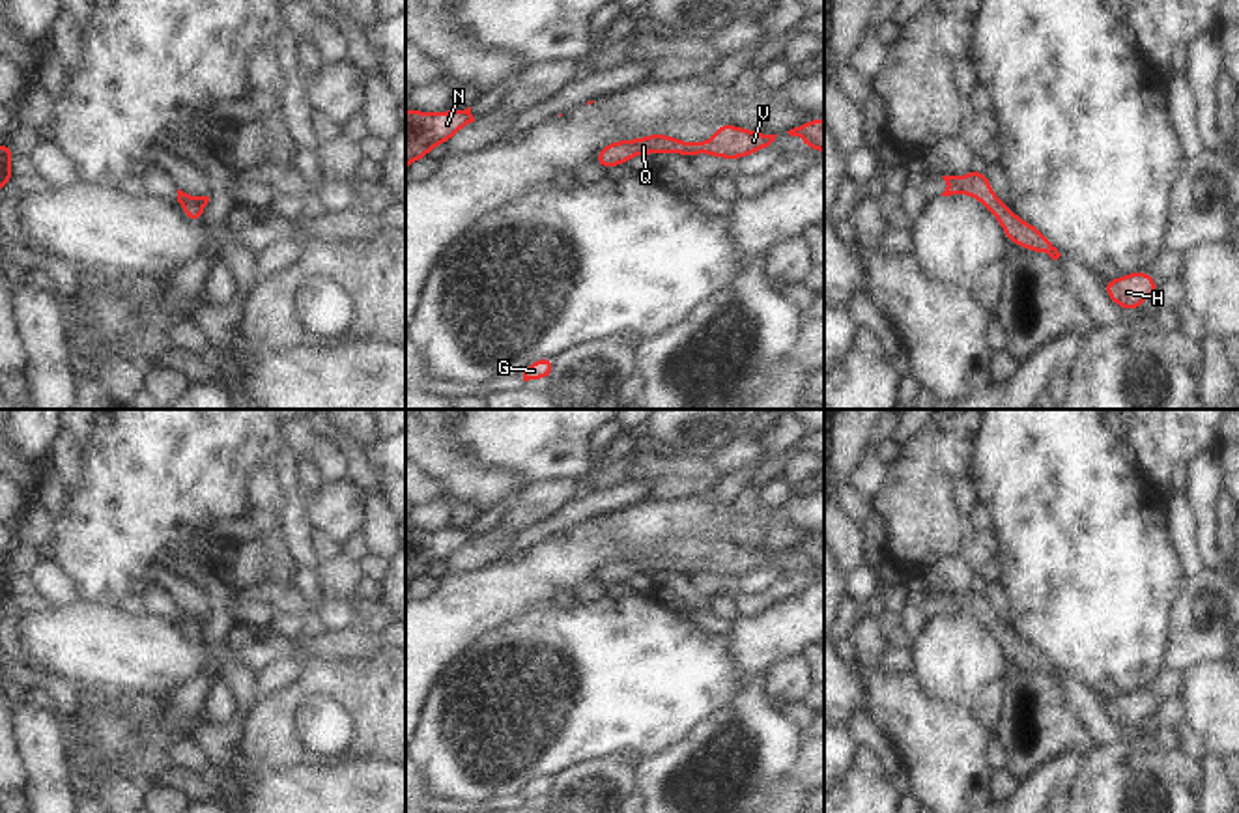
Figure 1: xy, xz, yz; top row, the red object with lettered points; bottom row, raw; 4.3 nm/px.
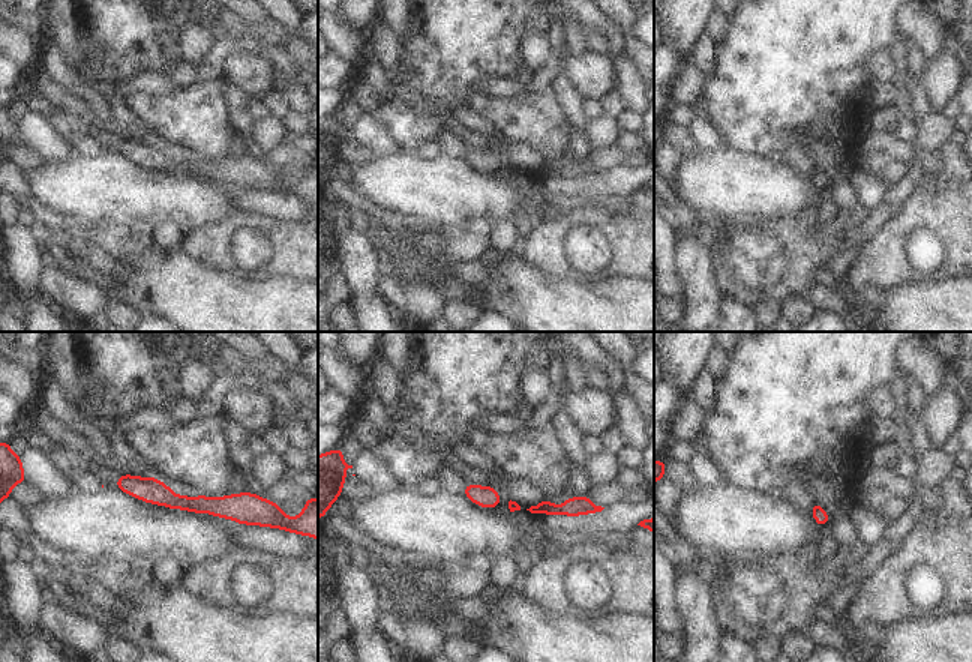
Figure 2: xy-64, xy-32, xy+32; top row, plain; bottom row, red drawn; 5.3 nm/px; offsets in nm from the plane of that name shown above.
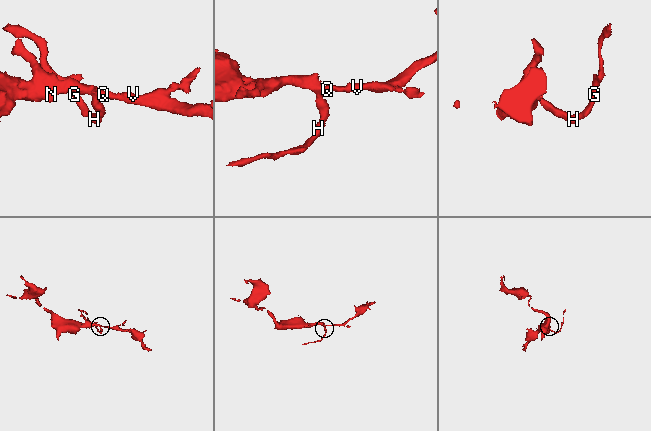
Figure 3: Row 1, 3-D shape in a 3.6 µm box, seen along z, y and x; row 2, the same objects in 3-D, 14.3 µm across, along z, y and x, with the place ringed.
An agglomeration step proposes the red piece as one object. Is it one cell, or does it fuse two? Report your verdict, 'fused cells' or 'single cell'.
single cell

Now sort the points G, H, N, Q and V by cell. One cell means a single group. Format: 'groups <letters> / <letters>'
groups G H N Q V

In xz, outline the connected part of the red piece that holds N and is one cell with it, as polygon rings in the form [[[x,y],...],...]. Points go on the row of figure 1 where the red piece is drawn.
[[[471,107],[465,110],[406,110],[406,170],[411,163],[426,159],[430,150],[447,144],[465,125],[473,123]]]

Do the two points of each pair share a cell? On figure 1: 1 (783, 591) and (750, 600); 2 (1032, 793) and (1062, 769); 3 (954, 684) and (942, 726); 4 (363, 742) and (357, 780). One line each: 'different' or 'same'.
1: same
2: same
3: different
4: different

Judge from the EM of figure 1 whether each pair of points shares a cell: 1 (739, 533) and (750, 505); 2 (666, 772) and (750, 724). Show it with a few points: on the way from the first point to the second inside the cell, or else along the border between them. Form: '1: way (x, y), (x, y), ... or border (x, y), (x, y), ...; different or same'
1: way (746, 526), (746, 513); same
2: way (686, 759), (709, 739), (729, 739); same

